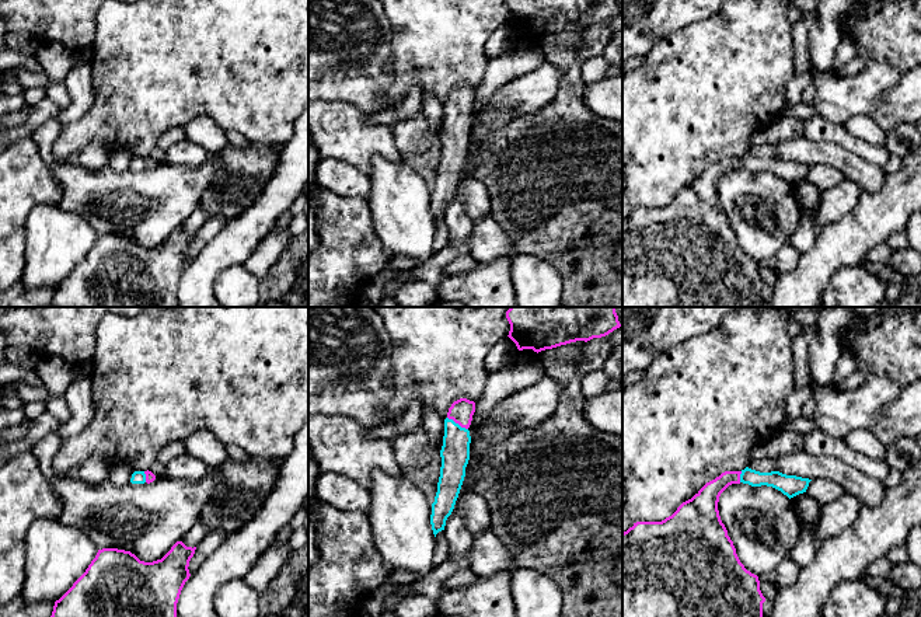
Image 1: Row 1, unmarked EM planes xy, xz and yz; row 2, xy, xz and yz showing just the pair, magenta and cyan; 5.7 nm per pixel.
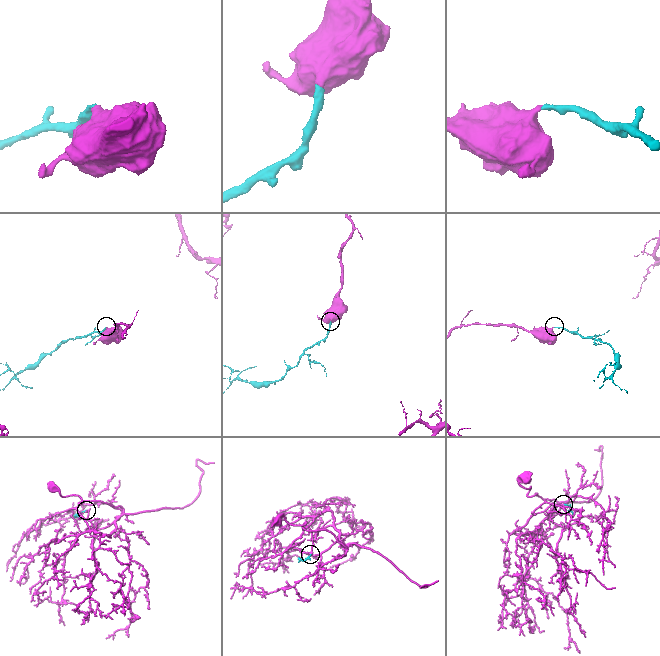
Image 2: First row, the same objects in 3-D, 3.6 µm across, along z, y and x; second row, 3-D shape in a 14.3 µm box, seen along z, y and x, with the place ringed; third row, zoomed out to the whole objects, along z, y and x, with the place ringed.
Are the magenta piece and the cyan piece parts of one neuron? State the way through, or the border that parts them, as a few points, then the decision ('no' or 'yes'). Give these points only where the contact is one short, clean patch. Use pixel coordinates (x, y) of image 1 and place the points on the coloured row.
runs through xz (461, 411), (457, 422), (454, 453); yes

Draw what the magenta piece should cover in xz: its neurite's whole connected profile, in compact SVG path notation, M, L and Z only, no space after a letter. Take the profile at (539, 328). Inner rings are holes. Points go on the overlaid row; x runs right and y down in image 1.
M510 307L509 338L519 351L541 352L601 338L620 328L615 307Z

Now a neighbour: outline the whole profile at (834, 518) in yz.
M842 492L835 501L820 508L819 522L813 531L816 544L834 537L850 527L864 506L862 501L850 492Z

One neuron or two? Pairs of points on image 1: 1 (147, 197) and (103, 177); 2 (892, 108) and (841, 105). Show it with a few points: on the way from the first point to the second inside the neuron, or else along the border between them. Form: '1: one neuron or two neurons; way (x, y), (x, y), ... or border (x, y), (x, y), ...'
1: one neuron; way (136, 197), (122, 197), (114, 188)
2: two neurons; border (896, 84), (875, 101), (868, 114)

